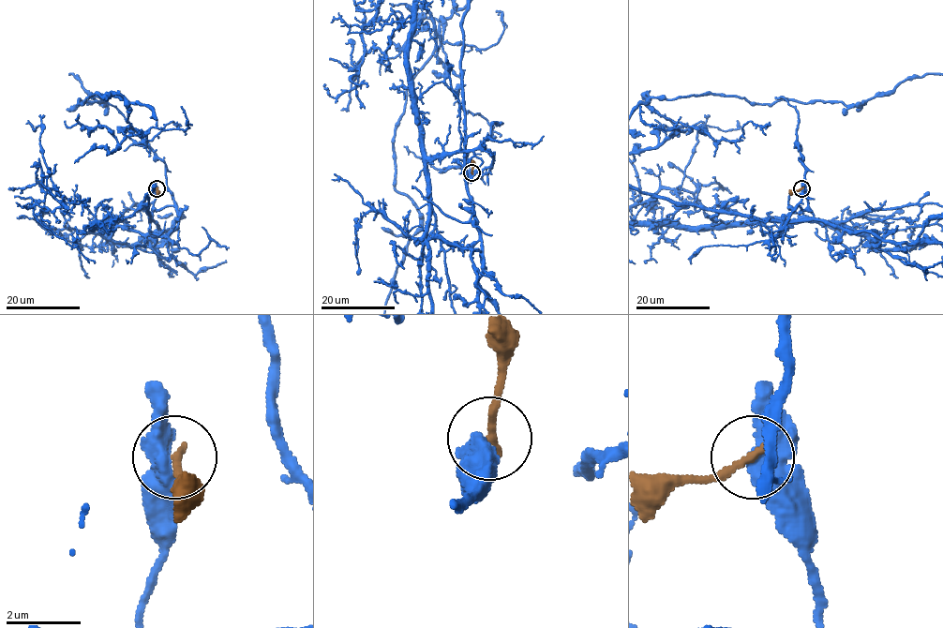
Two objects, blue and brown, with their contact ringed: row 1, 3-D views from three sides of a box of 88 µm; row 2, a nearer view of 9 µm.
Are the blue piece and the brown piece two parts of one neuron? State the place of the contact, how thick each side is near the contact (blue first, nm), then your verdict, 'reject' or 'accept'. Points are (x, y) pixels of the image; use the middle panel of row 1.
at (471, 172); 500 nm thick on the blue side, 240 nm on the other; reject

